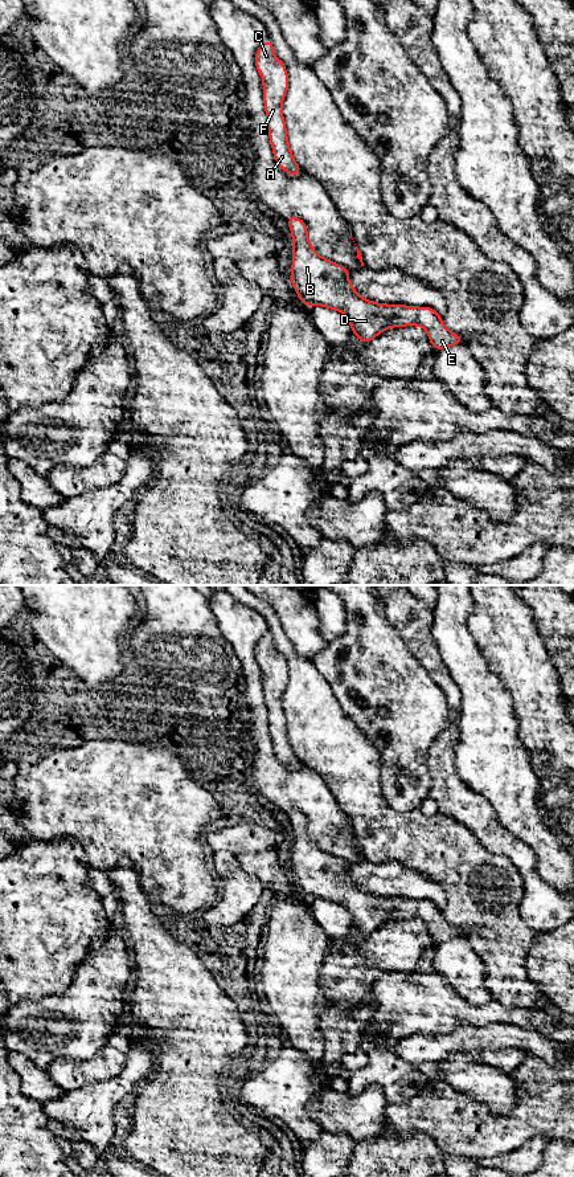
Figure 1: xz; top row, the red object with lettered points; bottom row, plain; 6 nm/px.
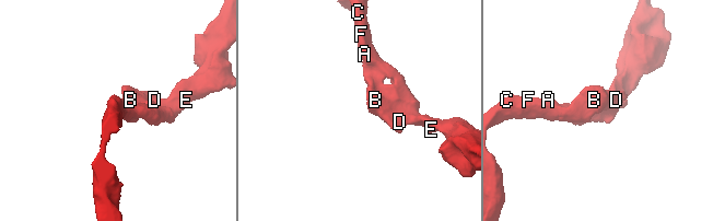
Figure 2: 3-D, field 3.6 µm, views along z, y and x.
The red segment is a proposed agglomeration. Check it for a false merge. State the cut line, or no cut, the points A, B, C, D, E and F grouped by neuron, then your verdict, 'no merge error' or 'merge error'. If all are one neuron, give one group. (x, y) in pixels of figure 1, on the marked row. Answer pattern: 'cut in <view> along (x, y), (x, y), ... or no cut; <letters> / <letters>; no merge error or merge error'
no cut; A B C D E F; no merge error

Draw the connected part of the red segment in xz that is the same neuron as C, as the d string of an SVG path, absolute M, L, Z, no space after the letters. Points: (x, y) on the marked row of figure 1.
M265 41L255 53L255 66L263 79L263 101L274 158L280 168L291 176L303 169L295 162L282 115L282 102L288 87L288 75L283 62L274 53L272 41Z

